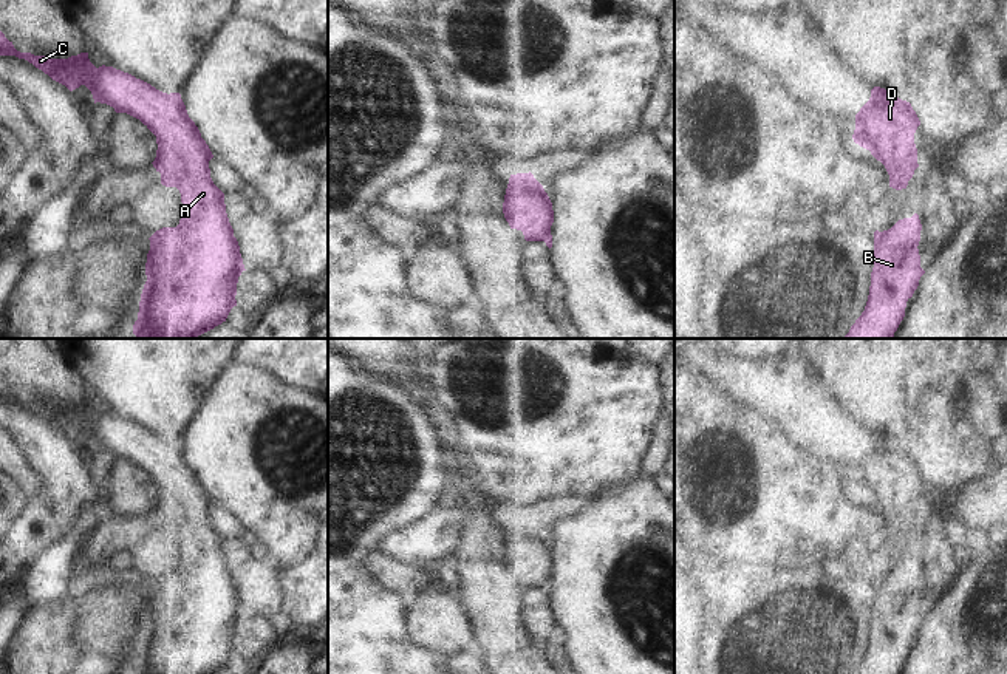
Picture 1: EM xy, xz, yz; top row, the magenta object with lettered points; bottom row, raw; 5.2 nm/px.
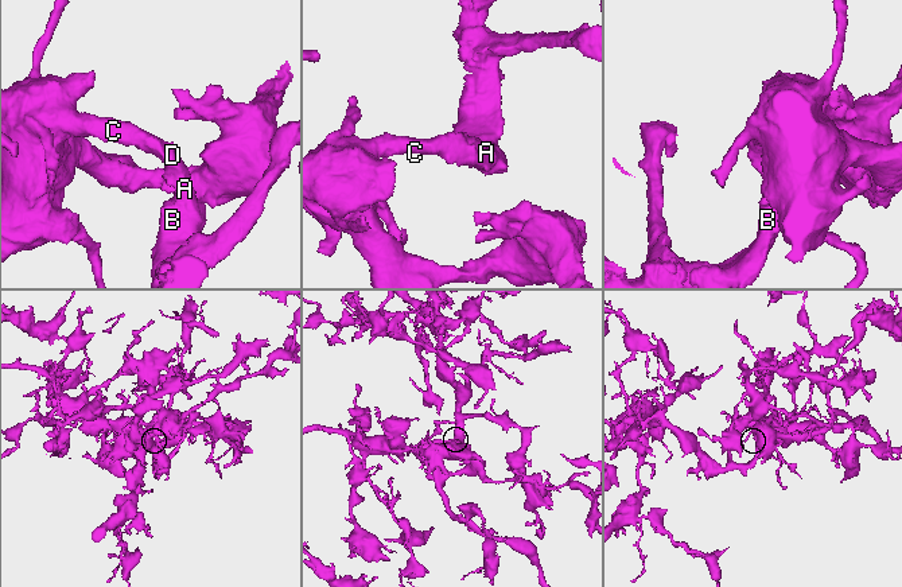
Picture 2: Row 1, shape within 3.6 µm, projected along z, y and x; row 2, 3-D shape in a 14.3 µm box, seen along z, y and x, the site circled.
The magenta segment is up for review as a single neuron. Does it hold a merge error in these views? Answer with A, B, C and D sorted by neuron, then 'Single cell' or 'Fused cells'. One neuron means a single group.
Groups: A B C D. Single cell.

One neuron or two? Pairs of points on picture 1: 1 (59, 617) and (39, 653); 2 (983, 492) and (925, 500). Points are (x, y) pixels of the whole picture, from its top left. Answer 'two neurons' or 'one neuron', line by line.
1: one neuron
2: one neuron

